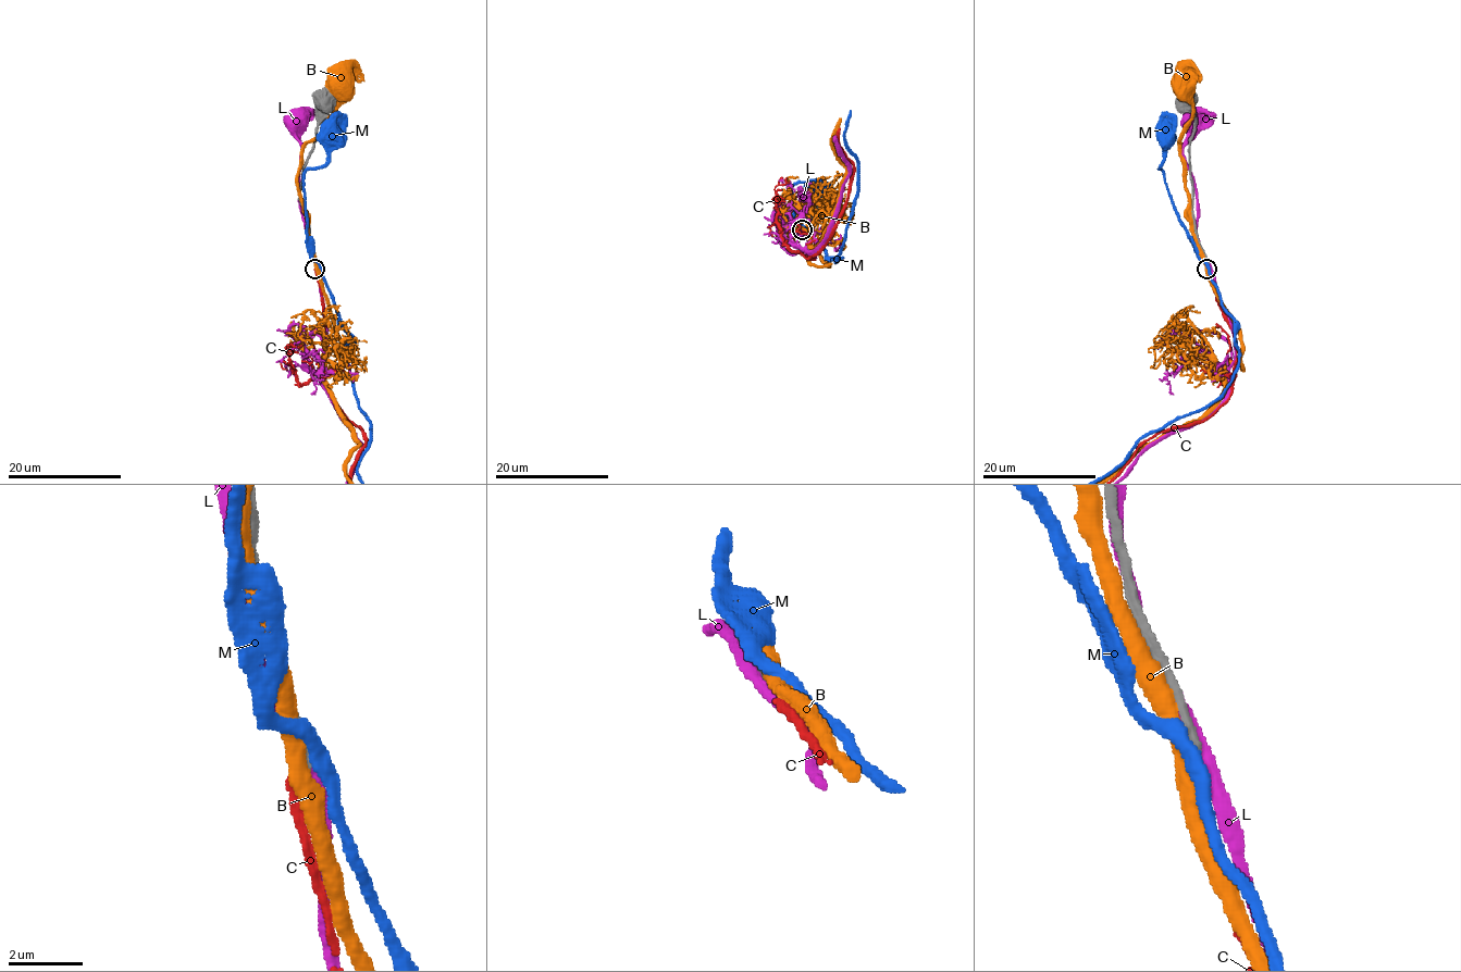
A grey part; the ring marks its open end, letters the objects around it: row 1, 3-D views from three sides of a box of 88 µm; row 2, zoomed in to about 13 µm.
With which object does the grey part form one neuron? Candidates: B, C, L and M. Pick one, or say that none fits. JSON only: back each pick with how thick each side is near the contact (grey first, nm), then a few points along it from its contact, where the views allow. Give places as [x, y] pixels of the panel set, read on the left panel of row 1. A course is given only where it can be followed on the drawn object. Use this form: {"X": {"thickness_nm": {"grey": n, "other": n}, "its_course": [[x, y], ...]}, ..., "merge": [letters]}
{"C": {"thickness_nm": {"grey": 240, "other": 240}}, "merge": ["C"]}

